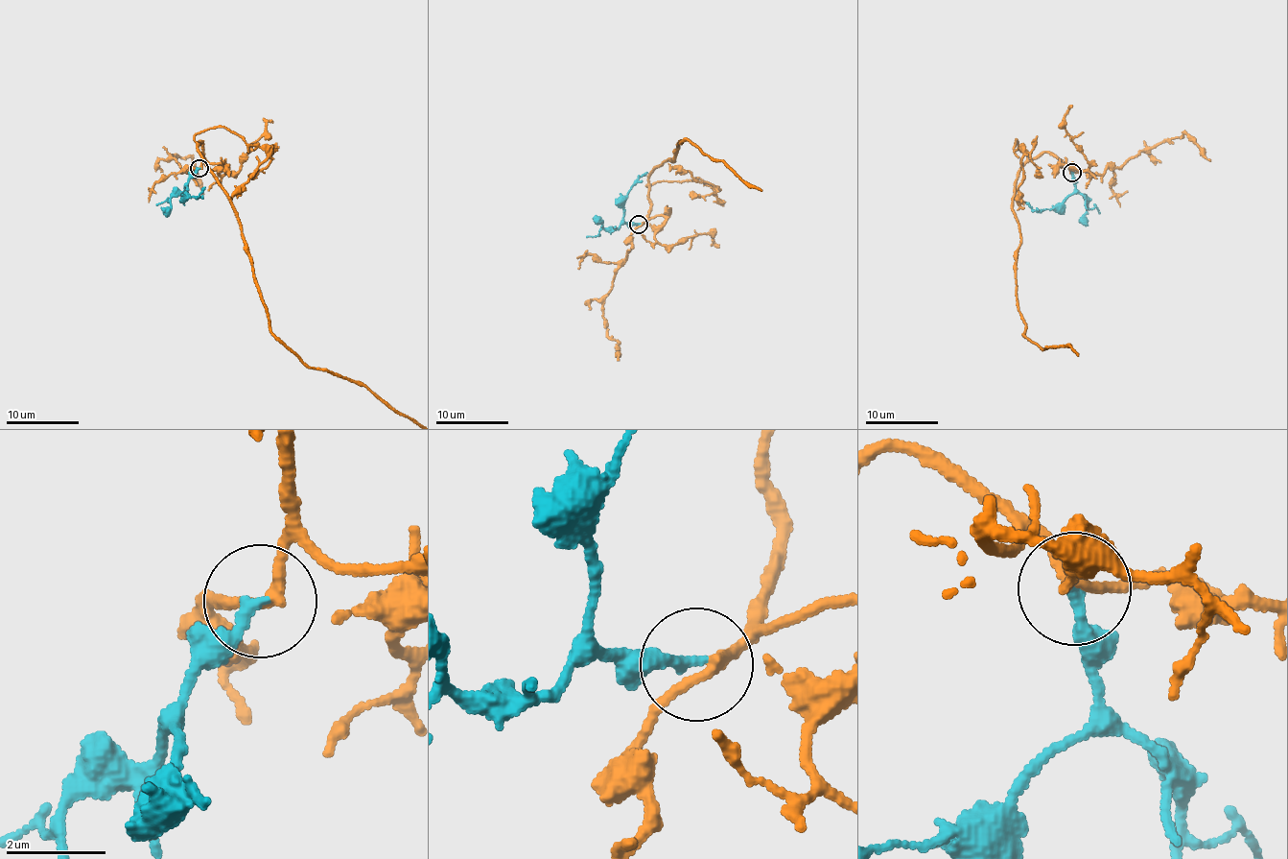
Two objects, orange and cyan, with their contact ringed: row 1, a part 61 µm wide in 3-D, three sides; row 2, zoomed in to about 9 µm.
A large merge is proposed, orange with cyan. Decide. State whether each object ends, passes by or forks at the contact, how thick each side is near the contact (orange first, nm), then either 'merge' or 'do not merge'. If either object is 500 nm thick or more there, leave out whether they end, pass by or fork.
orange forks | cyan ends | 180/240 nm | merge

